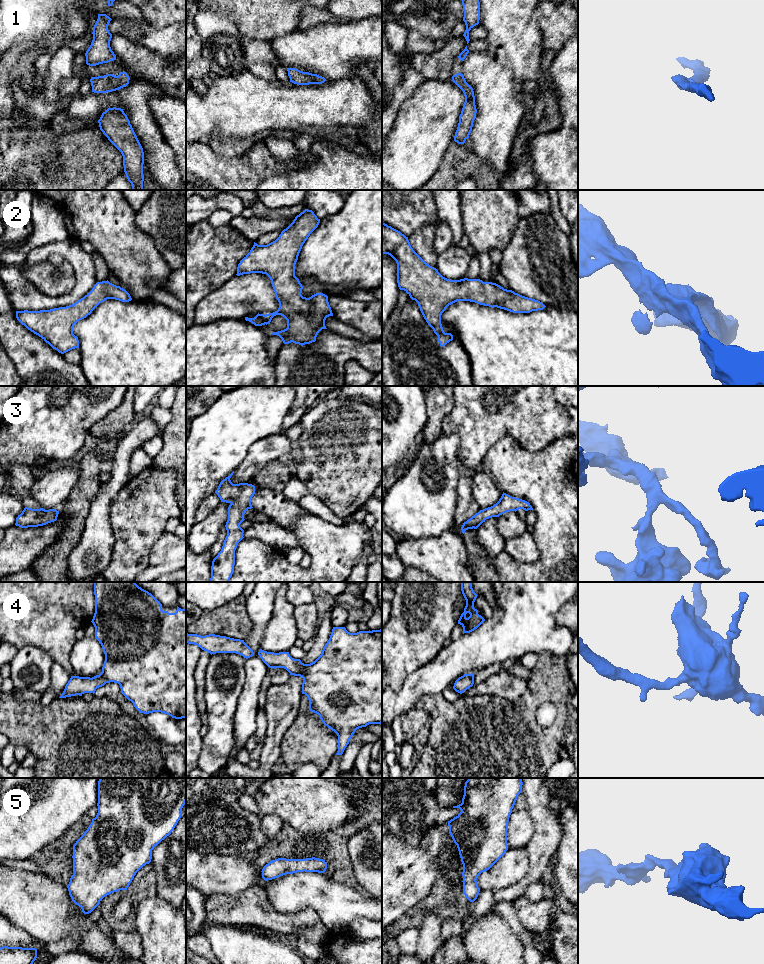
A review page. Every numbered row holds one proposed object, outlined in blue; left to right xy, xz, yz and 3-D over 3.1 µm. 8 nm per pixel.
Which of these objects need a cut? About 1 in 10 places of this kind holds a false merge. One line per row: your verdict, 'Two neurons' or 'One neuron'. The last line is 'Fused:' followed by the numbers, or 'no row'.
1: One neuron
2: One neuron
3: One neuron
4: One neuron
5: One neuron
Fused: no row

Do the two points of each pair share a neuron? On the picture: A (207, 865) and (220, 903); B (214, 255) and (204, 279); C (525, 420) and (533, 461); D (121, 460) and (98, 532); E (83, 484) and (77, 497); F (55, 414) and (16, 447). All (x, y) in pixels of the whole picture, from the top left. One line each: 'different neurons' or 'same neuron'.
A: different neurons
B: same neuron
C: different neurons
D: same neuron
E: same neuron
F: same neuron

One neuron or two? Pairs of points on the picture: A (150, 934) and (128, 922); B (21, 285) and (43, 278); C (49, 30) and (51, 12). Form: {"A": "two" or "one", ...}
{"A": "two", "B": "two", "C": "one"}

